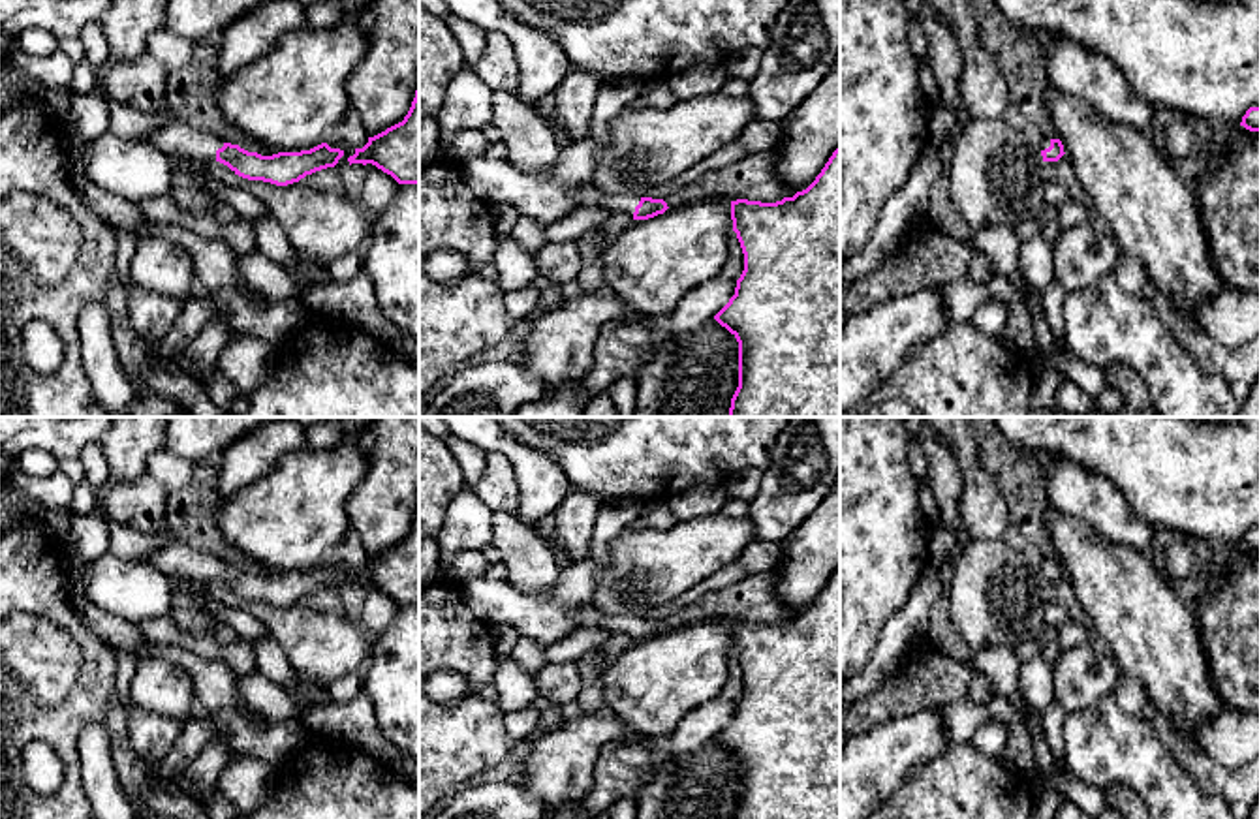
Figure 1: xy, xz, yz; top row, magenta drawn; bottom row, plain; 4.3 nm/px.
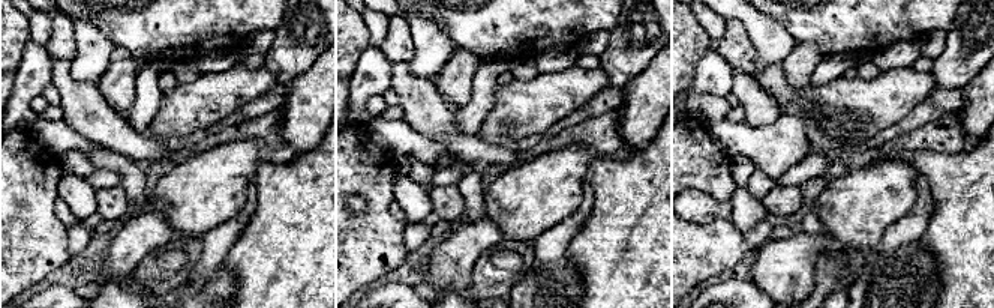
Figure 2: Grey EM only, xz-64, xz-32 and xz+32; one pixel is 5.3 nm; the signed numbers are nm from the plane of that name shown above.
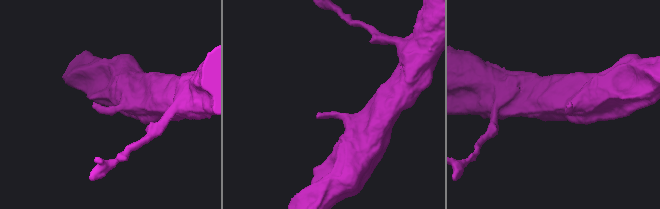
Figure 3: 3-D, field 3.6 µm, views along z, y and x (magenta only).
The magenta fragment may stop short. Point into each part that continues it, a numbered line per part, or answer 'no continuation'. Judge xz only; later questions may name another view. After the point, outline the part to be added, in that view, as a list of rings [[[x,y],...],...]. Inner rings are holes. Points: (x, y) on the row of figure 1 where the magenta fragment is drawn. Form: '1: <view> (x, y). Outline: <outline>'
1: xz (590, 196). Outline: [[[584,182],[579,192],[581,207],[598,207],[609,210],[611,214],[626,214],[633,218],[635,207],[639,205],[643,195],[637,193],[607,193],[594,186],[592,182]]]

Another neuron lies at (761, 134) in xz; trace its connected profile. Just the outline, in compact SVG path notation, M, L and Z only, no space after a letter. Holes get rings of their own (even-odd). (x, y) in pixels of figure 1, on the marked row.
M754 118L738 135L744 150L761 152L778 148L784 137L782 120Z

